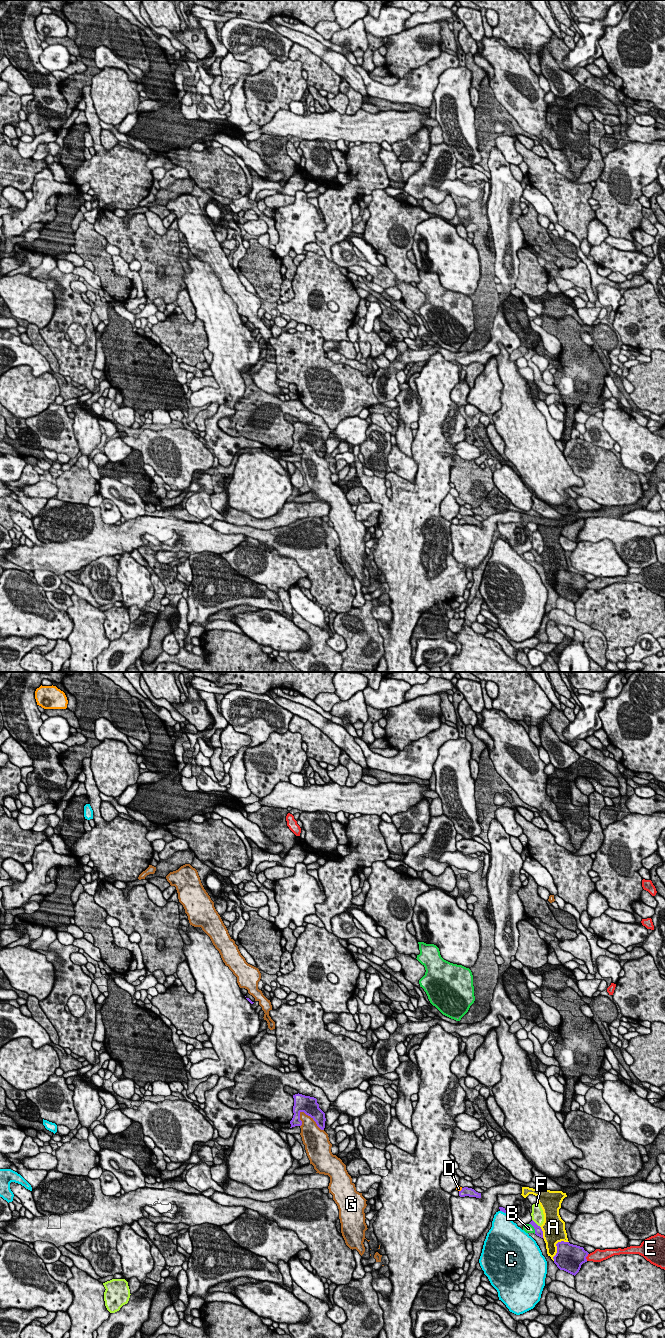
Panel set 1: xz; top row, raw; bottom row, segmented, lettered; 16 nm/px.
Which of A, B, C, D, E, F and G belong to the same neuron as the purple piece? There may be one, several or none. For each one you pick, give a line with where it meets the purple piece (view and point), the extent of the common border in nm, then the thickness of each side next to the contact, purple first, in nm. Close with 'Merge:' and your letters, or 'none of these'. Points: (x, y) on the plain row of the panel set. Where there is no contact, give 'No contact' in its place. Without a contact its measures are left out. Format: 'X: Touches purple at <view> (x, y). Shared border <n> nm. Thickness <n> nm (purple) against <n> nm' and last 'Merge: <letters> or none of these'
E: Touches purple at xz (586, 584). Shared border 130 nm. Thickness 400 nm (purple) against 200 nm
Merge: E

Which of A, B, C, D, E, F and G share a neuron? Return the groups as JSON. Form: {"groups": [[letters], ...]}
{"groups": [["A"], ["B"], ["C"], ["D"], ["E"], ["F"], ["G"]]}

